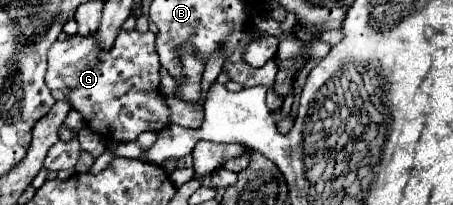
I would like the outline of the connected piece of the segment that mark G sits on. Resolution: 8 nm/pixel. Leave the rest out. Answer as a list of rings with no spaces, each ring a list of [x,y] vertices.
[[[120,29],[114,45],[110,49],[100,49],[98,33],[92,35],[72,35],[66,41],[56,41],[48,49],[48,71],[46,85],[52,91],[56,101],[66,99],[72,109],[82,113],[88,127],[108,141],[134,141],[142,131],[160,133],[170,125],[170,107],[166,105],[164,95],[160,93],[160,61],[156,53],[156,35],[146,31],[124,31]]]

